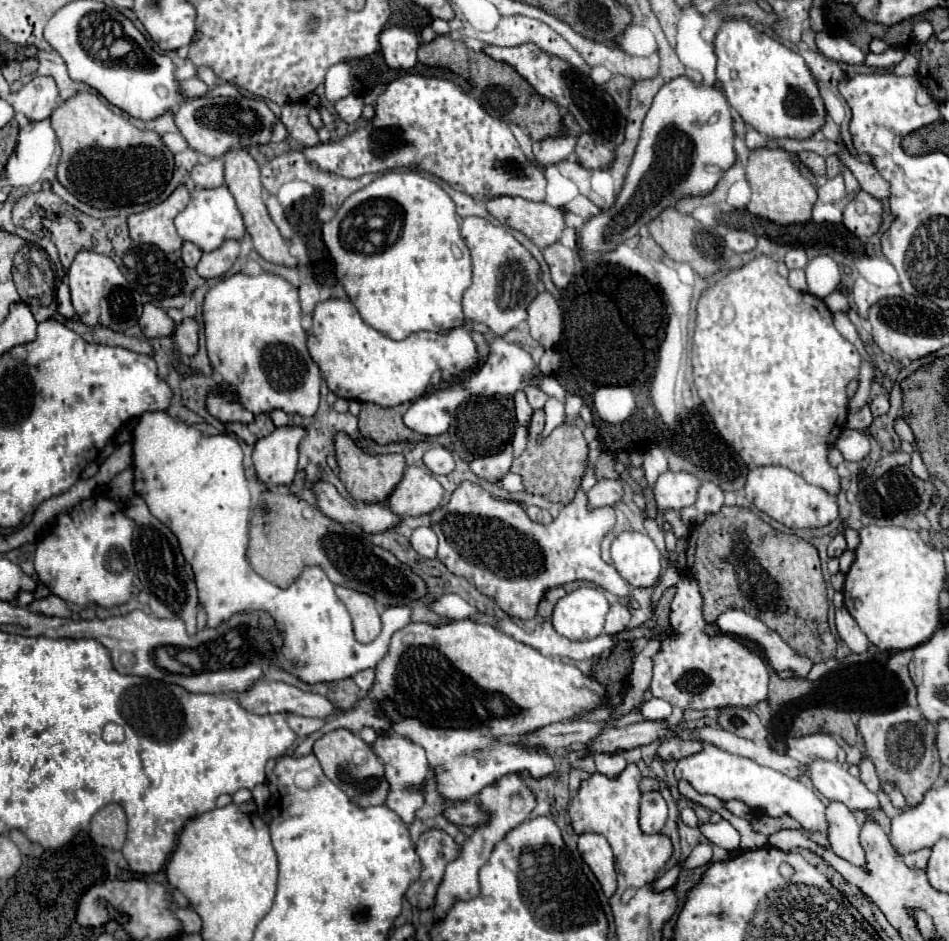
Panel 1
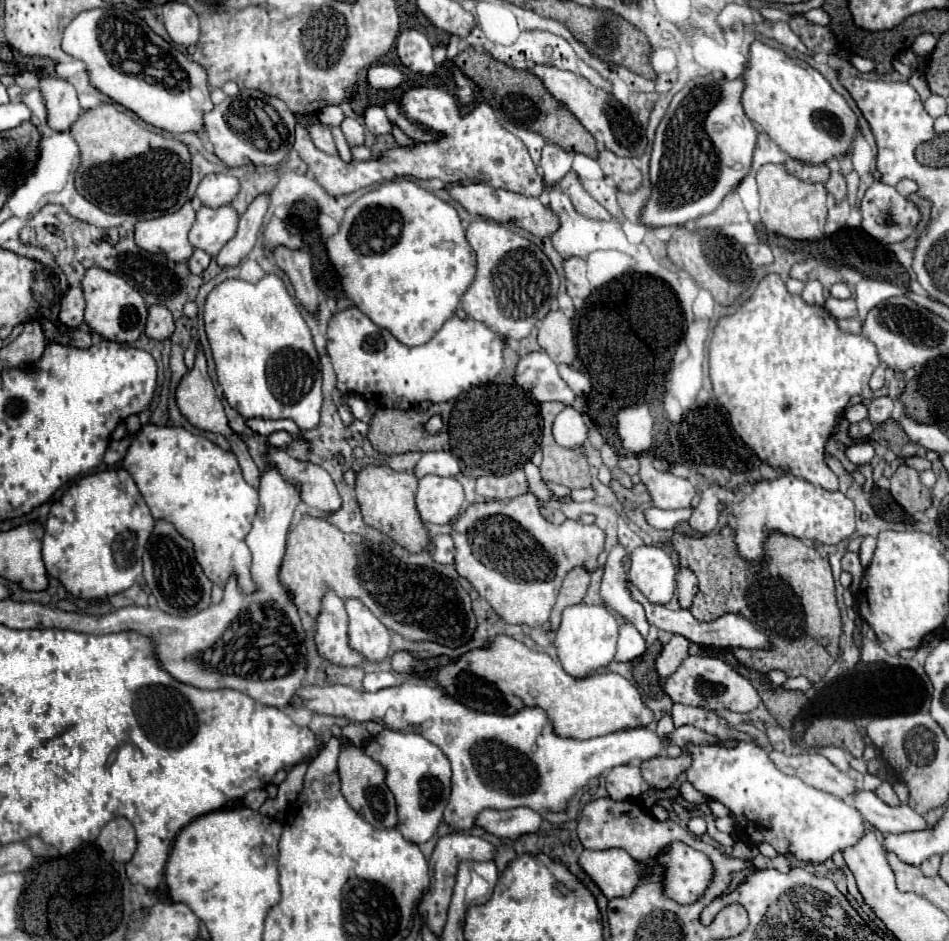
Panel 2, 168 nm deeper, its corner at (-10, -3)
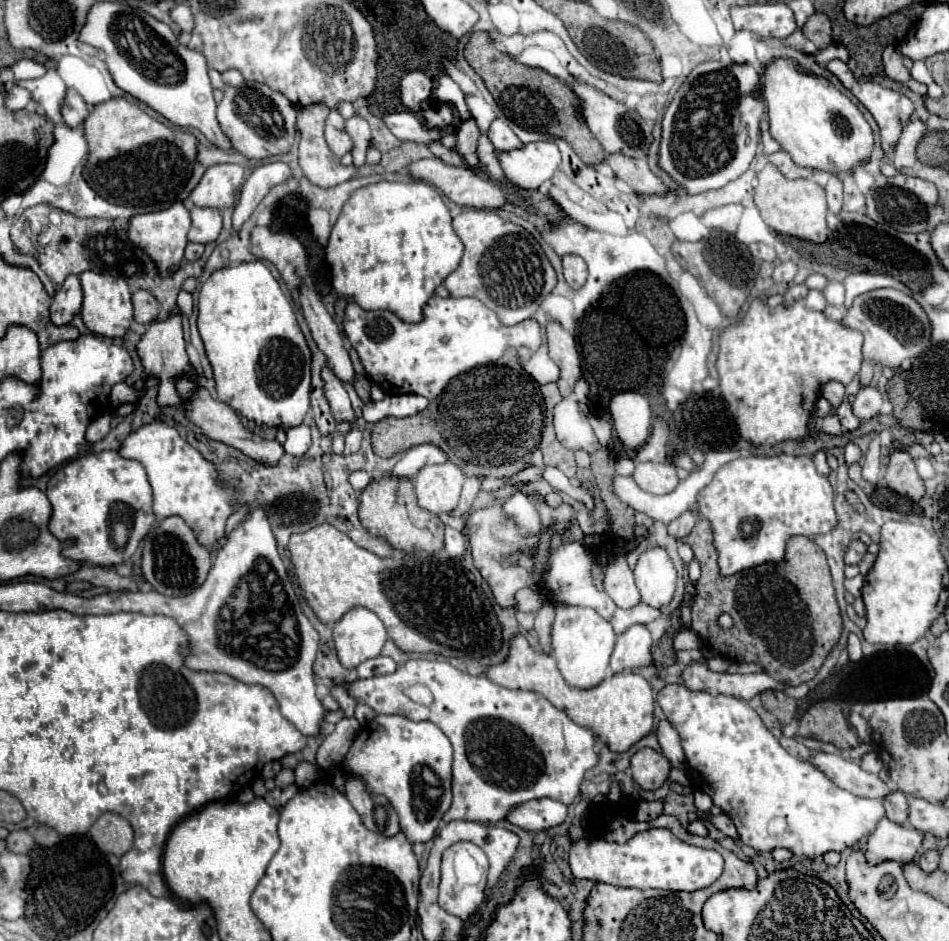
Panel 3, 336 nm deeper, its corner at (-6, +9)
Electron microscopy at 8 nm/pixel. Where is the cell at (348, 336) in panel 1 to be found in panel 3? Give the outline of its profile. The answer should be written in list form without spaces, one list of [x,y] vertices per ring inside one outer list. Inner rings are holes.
[[[432,296],[430,302],[426,302],[424,306],[424,318],[422,322],[410,324],[410,322],[402,322],[394,312],[390,310],[362,310],[358,304],[348,304],[346,306],[346,316],[344,316],[344,332],[350,340],[350,344],[354,348],[358,348],[360,360],[368,372],[368,376],[386,390],[386,394],[420,394],[426,398],[436,398],[452,378],[456,378],[458,374],[478,368],[478,366],[486,366],[486,364],[494,364],[506,348],[516,348],[518,356],[522,360],[530,358],[530,354],[534,354],[538,350],[538,346],[542,344],[542,326],[536,320],[524,320],[520,324],[514,326],[504,326],[496,314],[486,308],[482,302],[478,302],[476,298],[438,298]]]

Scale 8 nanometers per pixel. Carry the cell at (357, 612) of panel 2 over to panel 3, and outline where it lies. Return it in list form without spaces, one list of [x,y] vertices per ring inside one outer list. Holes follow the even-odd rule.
[[[352,608],[334,624],[336,654],[344,668],[358,668],[364,660],[376,658],[386,640],[382,620],[368,608]]]

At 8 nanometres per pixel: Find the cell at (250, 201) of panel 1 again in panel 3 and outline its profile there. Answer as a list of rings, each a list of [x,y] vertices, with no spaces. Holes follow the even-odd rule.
[[[306,284],[300,286],[300,304],[304,318],[312,330],[312,338],[324,352],[328,366],[332,368],[336,378],[342,382],[354,382],[354,368],[350,354],[344,346],[344,336],[332,316],[326,312],[316,292],[312,292]]]

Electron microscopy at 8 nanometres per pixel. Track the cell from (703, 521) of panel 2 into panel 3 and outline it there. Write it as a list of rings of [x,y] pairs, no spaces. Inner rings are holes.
[[[684,512],[680,518],[676,518],[674,522],[668,524],[668,534],[672,538],[676,538],[676,540],[682,540],[682,538],[686,538],[690,534],[696,520],[698,520],[696,512]]]

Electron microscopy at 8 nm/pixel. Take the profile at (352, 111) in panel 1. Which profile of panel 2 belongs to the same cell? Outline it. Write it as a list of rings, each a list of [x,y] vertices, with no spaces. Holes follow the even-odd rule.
[[[368,106],[364,110],[364,124],[366,128],[378,136],[378,134],[388,134],[392,130],[392,124],[390,120],[386,118],[386,112],[380,108],[380,106]]]

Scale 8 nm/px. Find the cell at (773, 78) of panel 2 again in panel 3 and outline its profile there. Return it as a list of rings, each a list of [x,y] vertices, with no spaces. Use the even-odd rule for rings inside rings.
[[[774,60],[764,76],[762,76],[764,88],[760,94],[768,102],[768,118],[770,118],[770,134],[772,138],[786,150],[792,160],[802,166],[802,168],[812,168],[812,170],[824,170],[830,174],[840,174],[840,172],[852,172],[854,166],[864,164],[870,160],[872,148],[874,148],[874,136],[872,128],[866,122],[864,114],[858,110],[858,106],[840,90],[836,90],[826,78],[812,76],[808,72],[802,72],[792,60]]]

